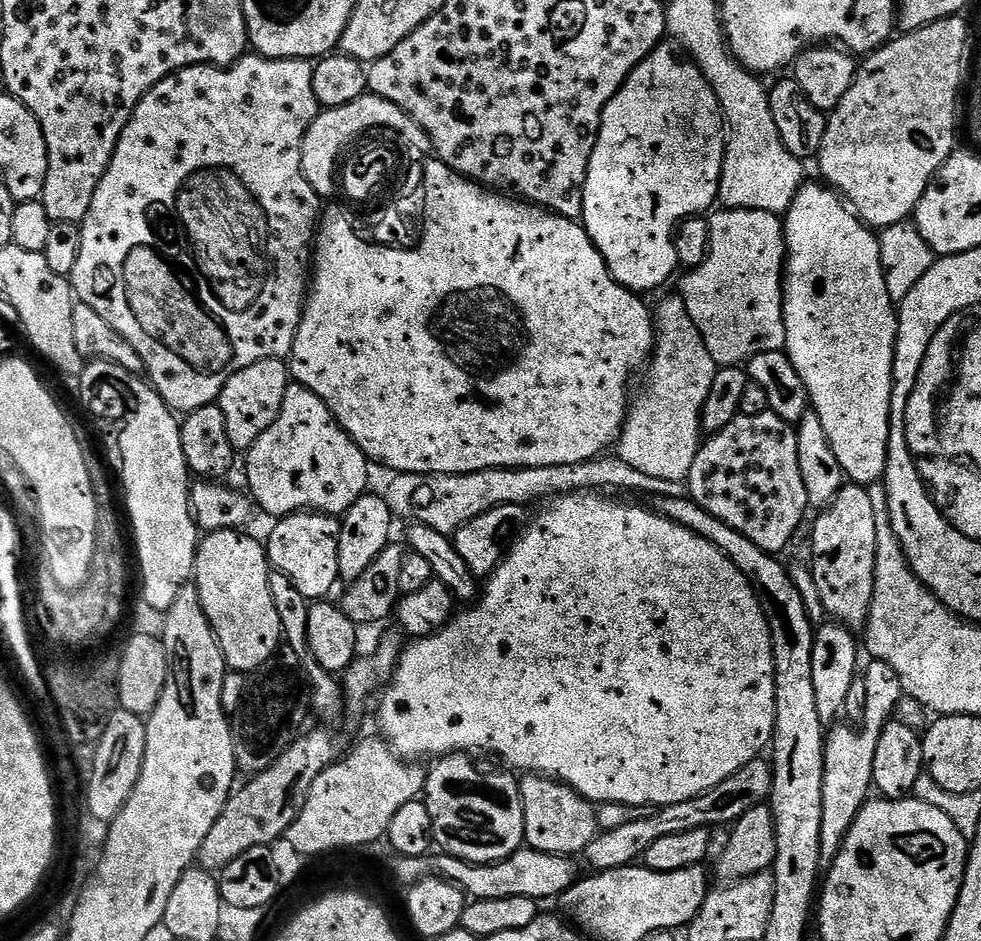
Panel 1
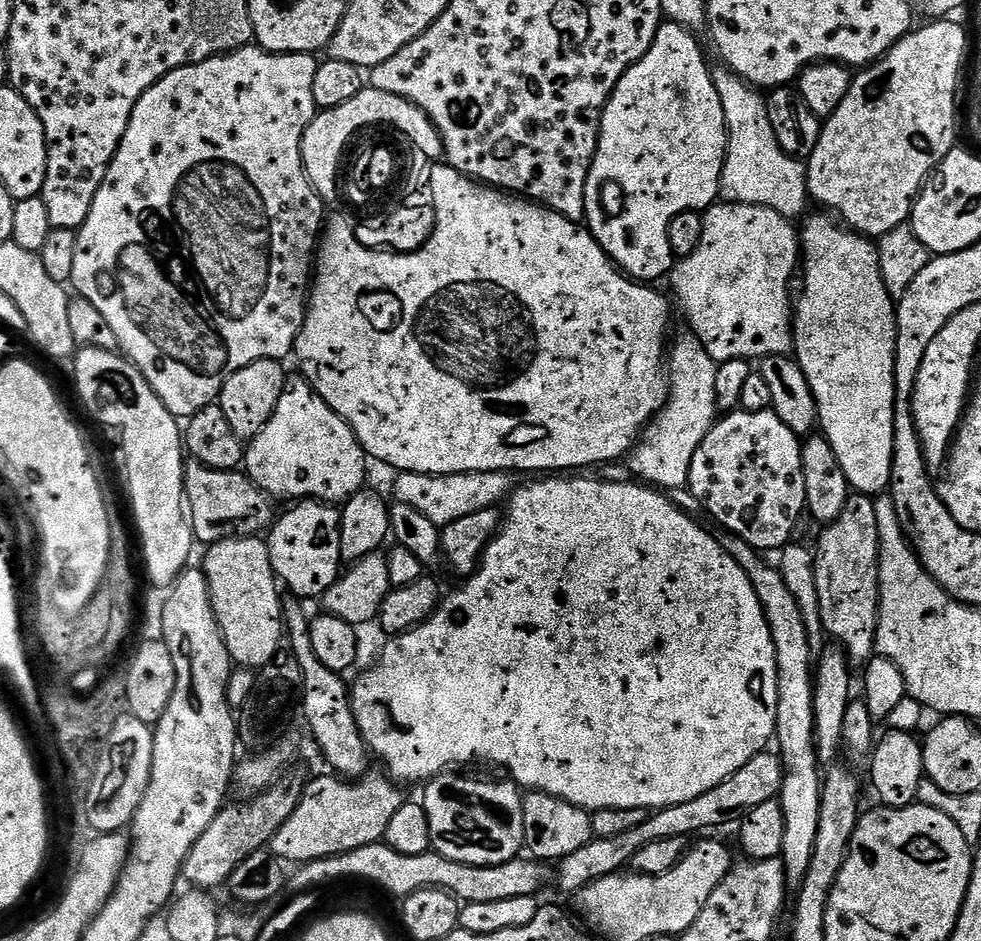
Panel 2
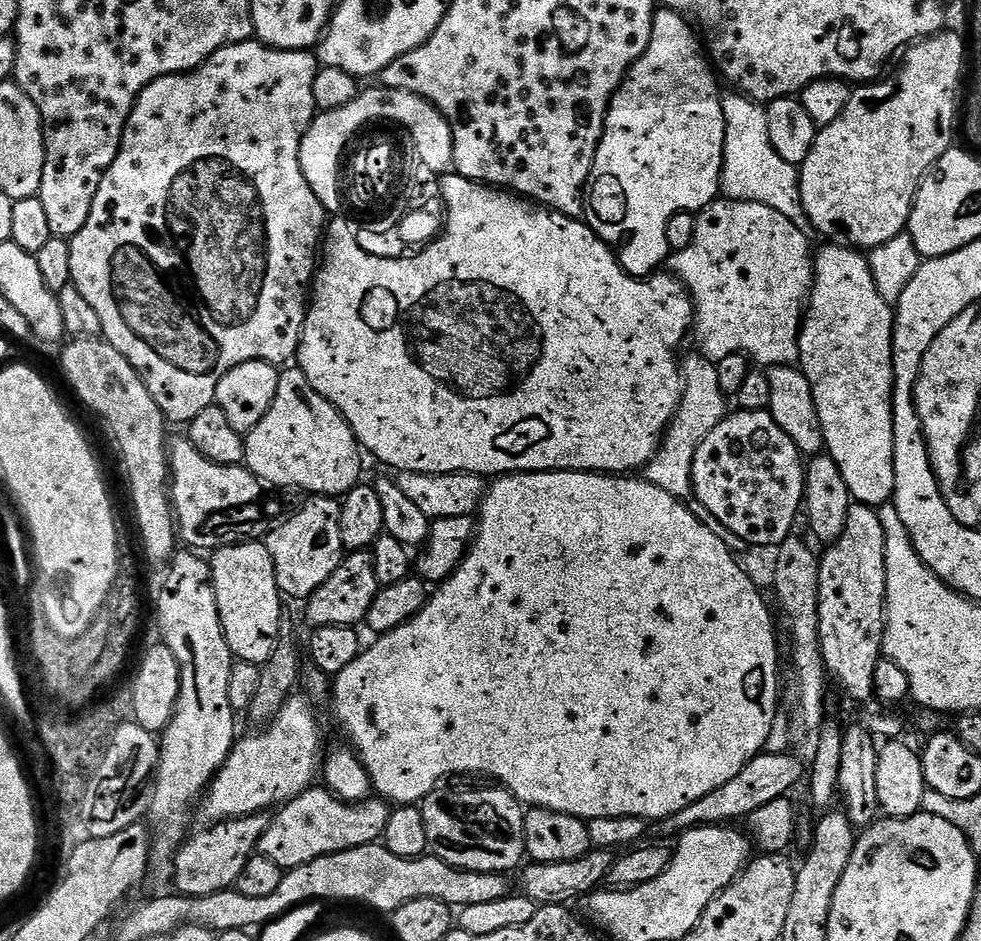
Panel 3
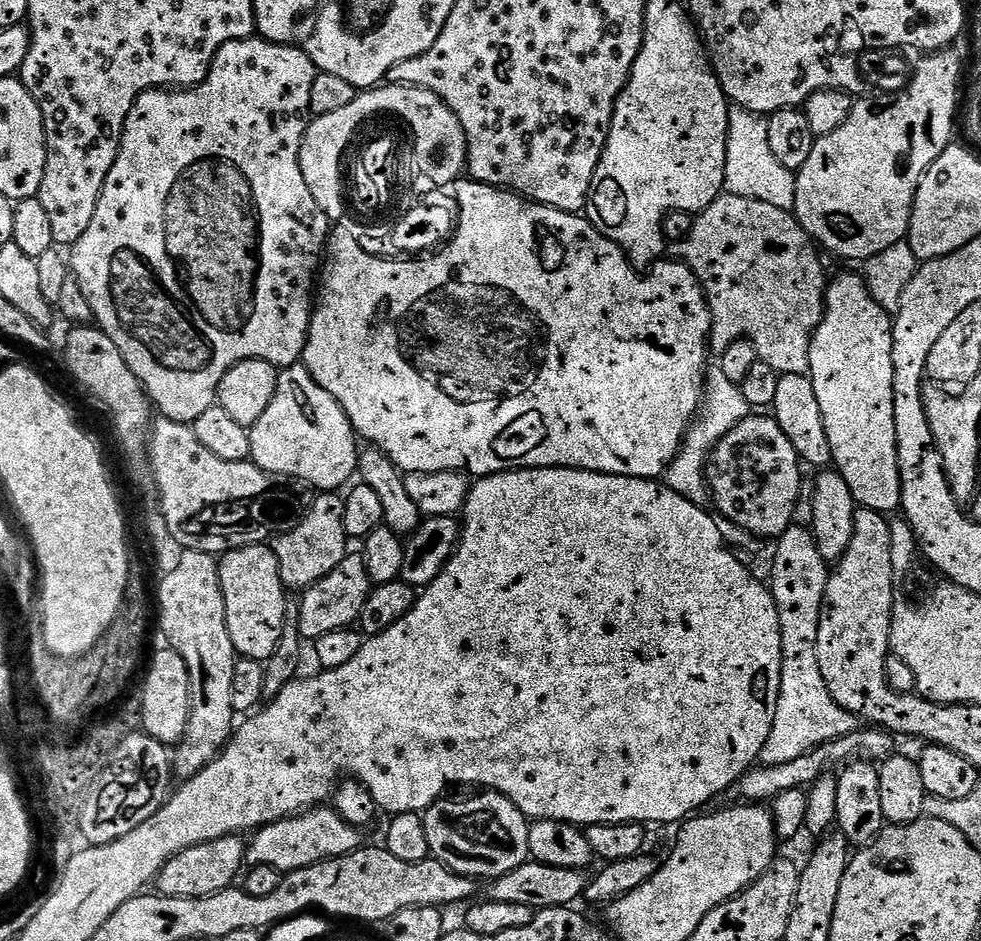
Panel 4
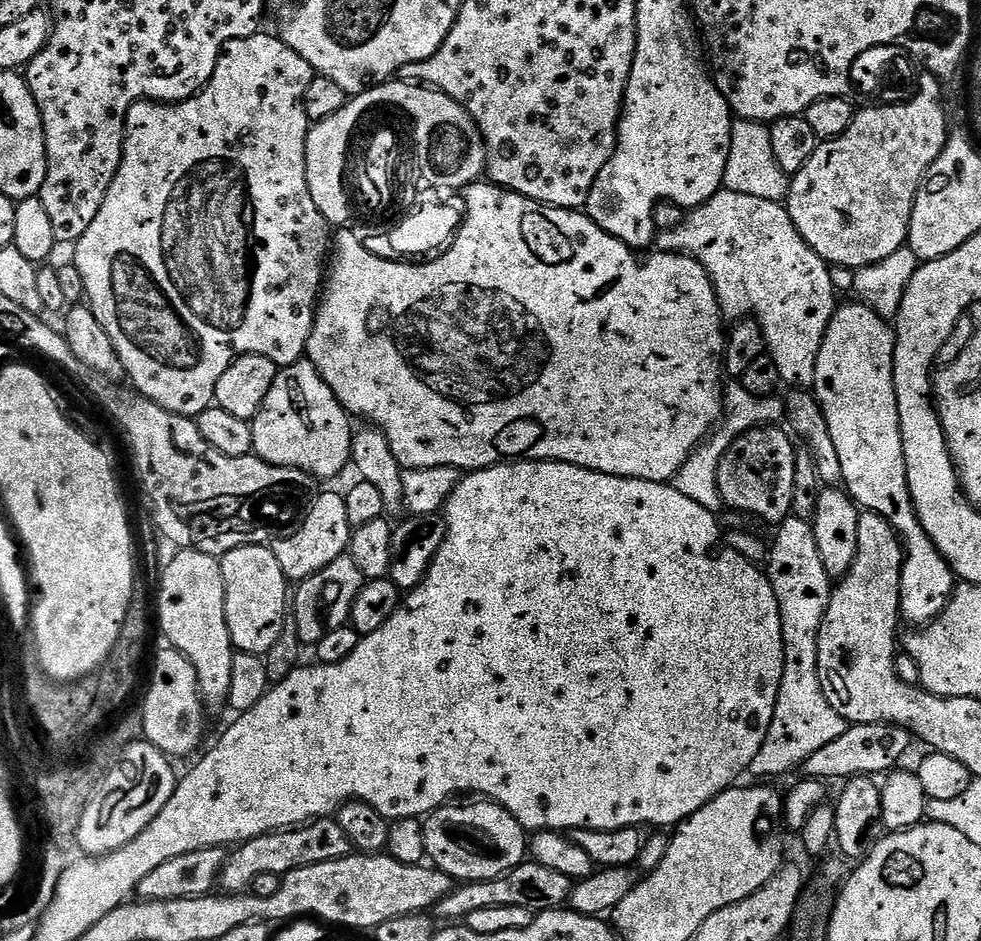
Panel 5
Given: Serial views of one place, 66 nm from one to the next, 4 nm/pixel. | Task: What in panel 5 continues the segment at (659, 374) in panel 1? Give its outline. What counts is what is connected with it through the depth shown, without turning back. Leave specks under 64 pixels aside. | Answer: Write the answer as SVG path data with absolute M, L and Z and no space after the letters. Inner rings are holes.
M732 382L729 388L727 385L726 411L723 413L722 423L688 455L686 462L678 470L674 487L682 494L686 494L686 498L694 498L694 502L698 502L698 506L719 513L722 508L722 501L719 484L716 481L716 470L724 452L744 432L752 431L755 428L764 428L768 425L779 425L785 416L786 404L779 395L755 396L738 382Z

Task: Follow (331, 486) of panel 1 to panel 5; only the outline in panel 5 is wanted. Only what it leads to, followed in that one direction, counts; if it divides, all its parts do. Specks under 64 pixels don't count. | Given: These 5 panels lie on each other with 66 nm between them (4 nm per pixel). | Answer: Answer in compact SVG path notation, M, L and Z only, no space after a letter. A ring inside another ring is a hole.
M310 362L290 364L281 367L274 378L274 386L270 386L270 394L266 394L266 402L262 402L260 412L251 421L254 434L253 453L268 464L297 468L309 472L317 481L332 480L345 467L349 467L352 459L353 421L350 414L338 402L334 390L326 386L326 382L318 374L316 367Z

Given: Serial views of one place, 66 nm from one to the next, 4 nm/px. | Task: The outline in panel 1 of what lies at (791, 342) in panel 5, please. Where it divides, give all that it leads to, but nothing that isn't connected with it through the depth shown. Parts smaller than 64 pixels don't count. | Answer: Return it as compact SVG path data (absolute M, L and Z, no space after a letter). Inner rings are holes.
M724 208L719 211L713 211L707 217L710 242L706 258L696 268L685 271L684 277L679 277L678 295L683 298L686 310L716 365L740 366L763 352L784 351L784 221L777 213L766 210Z

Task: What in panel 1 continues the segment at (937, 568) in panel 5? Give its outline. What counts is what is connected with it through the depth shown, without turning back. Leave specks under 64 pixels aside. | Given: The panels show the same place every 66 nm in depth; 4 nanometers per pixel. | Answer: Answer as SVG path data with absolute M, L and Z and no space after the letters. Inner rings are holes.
M805 182L798 194L794 198L794 202L788 207L786 215L783 217L784 221L784 246L786 249L786 271L784 274L784 325L786 326L786 342L784 343L784 351L787 352L790 362L794 366L794 370L798 370L798 378L802 378L802 382L808 391L808 398L810 401L811 411L818 414L818 418L822 422L823 428L826 430L826 438L830 438L830 450L834 450L834 454L838 458L838 466L842 466L845 477L851 483L869 485L883 481L884 471L886 470L886 458L888 457L888 443L890 442L890 422L892 421L892 367L894 366L894 350L896 349L896 322L898 319L898 308L894 301L890 298L890 290L886 290L886 278L882 270L882 258L880 257L880 238L873 229L869 228L855 211L846 203L843 196L834 188L829 188L823 182Z

